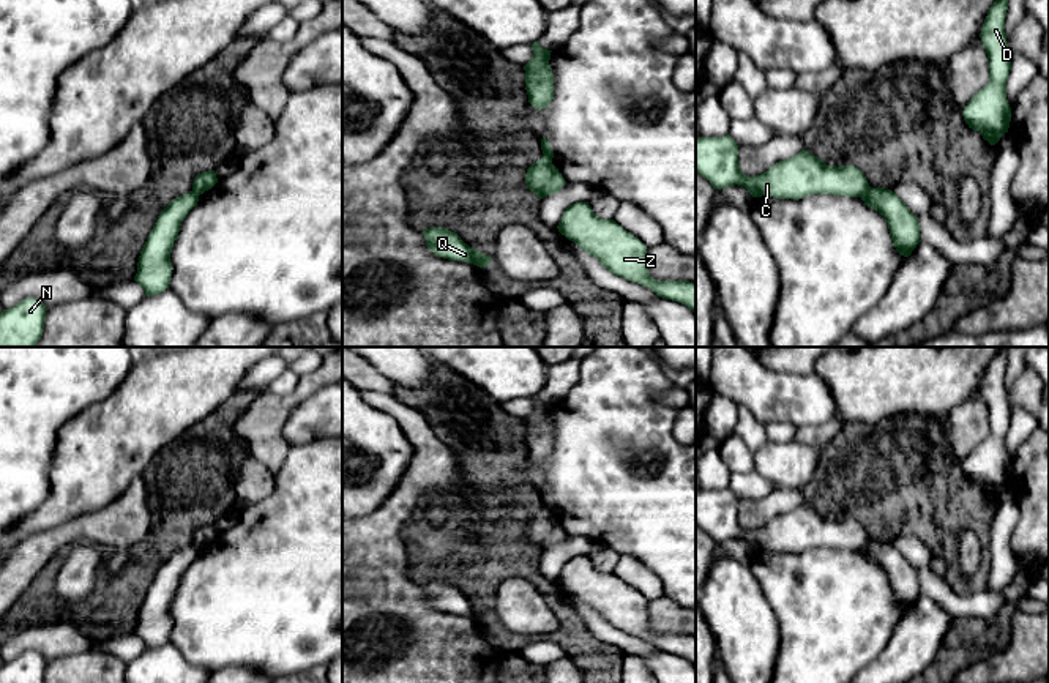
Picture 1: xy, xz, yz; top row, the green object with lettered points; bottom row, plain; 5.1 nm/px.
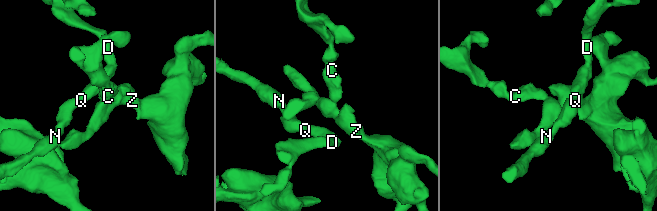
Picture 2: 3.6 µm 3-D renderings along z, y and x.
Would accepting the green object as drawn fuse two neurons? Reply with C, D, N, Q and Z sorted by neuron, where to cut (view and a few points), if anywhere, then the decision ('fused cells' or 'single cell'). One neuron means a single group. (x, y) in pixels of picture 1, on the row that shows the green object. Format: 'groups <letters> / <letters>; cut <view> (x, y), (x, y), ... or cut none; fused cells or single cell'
groups C / D N Q Z; cut yz (871, 188), (860, 196); fused cells

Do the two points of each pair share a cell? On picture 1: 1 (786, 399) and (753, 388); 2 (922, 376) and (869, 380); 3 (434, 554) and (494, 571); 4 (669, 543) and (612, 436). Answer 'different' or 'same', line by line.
1: same
2: same
3: same
4: same

